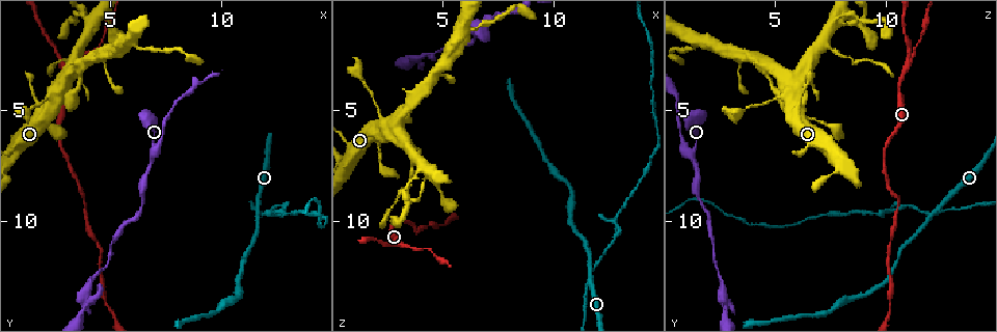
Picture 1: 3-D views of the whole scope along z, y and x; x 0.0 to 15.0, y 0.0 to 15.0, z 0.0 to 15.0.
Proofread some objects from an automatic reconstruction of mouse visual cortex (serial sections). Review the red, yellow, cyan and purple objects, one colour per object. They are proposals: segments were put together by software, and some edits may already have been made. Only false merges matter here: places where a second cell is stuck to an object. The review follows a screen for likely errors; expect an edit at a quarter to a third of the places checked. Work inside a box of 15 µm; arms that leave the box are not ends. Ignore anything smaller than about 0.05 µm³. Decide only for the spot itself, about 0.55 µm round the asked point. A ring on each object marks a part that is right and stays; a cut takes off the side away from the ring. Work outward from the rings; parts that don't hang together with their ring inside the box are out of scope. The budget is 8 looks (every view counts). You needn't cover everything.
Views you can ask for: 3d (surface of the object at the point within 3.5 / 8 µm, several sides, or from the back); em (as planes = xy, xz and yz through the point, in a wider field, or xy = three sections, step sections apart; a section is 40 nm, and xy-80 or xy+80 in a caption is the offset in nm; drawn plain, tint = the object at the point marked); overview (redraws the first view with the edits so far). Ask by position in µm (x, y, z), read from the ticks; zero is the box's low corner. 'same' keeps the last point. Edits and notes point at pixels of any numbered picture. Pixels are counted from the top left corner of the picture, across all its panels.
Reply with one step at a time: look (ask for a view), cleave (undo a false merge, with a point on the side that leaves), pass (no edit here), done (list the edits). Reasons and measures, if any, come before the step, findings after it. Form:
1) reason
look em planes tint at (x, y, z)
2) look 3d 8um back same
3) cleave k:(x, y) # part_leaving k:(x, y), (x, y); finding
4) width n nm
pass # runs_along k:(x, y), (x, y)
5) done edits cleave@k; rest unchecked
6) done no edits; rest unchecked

thin neck
look 3d 8um at (2.8, 3.7, 5.6)

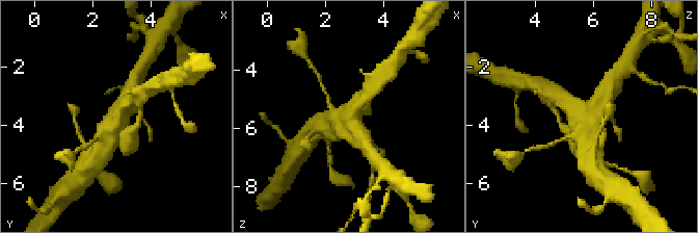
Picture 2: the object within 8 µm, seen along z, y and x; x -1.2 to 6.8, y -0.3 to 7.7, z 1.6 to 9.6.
now the EM
look em xy step 5 tint at (2.8, 3.8, 5.7)

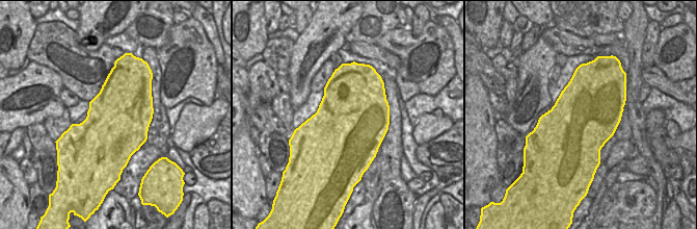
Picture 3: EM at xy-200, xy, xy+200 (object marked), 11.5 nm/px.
pass # runs_along 2:(101, 156), (125, 104); continuous, no second cell

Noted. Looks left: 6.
four arms meet
look 3d 3.5um back at (4.1, 1.1, 7.7)

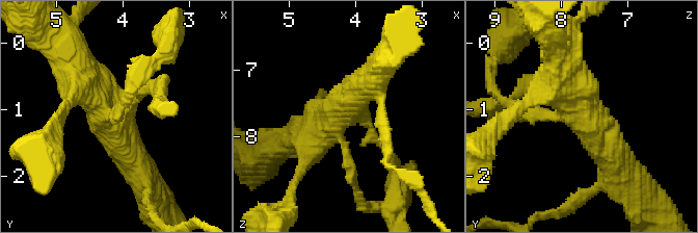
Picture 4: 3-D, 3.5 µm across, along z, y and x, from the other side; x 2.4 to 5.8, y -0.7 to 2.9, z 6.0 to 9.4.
arms 4; arm_widths 150, 150, 500, 500 nm; need the tissue
look em xy step 5 tint at (4.10, 1.10, 7.60)

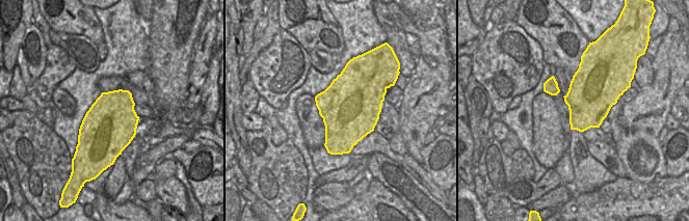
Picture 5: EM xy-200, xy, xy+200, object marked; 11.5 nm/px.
another direction
look em xy step 2 tint same

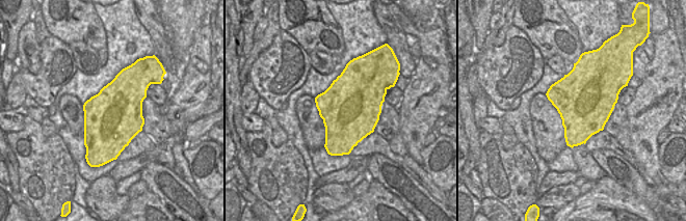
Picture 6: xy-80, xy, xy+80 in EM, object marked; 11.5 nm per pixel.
pass # runs_along 4:(621, 169), (563, 86), (546, 93); continuous, no second cell

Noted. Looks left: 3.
arms part here
look 3d 3.5um at (3.0, 3.1, 11.0)

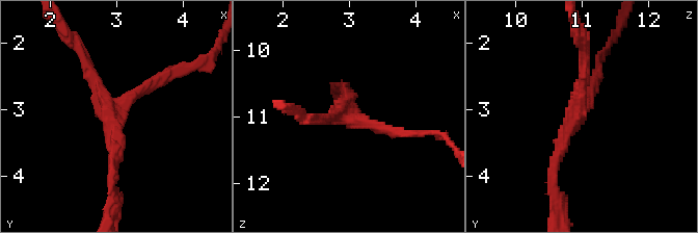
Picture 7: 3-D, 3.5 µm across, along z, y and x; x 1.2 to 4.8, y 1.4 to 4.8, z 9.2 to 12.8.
arms 3; arm_widths 150, 150, 150 nm
look em xy step 5 tint at (2.95, 3.10, 11.00)

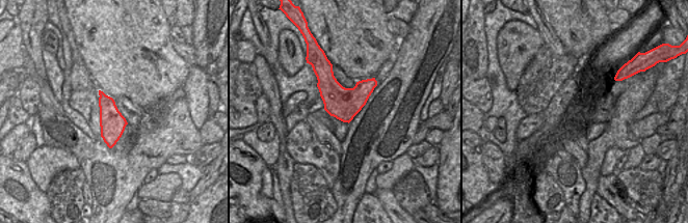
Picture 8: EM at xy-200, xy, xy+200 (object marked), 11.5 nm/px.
pass # one cell here

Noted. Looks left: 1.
done no edits; rest unchecked

